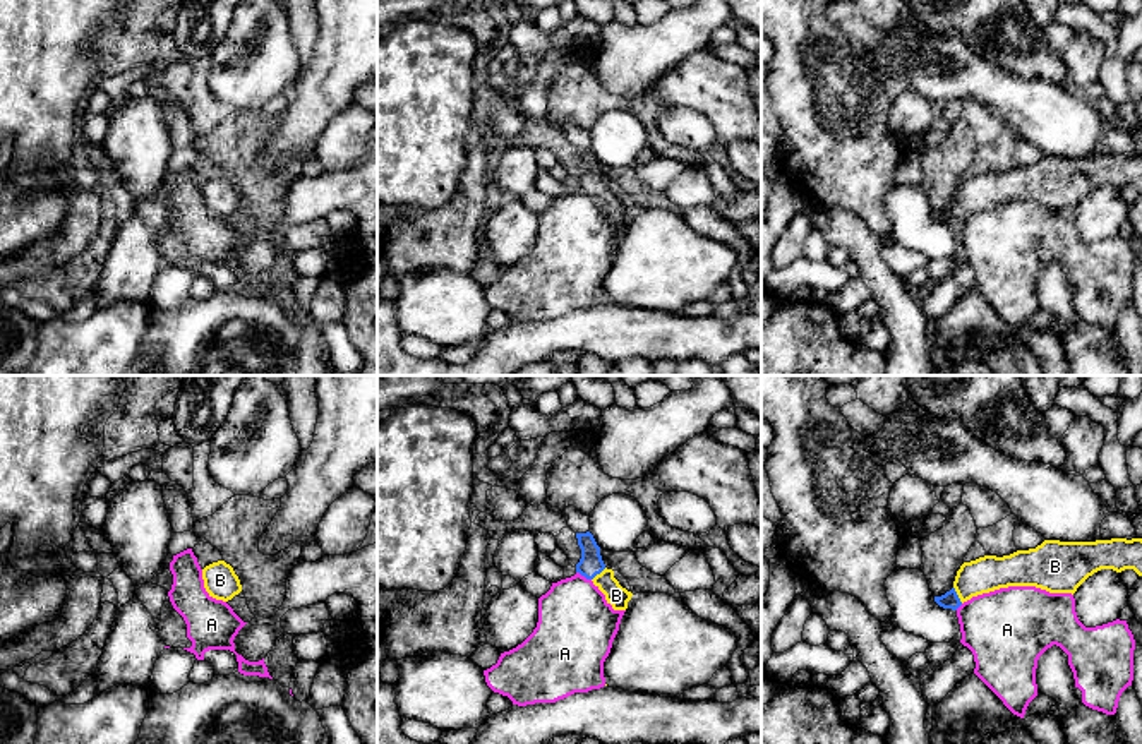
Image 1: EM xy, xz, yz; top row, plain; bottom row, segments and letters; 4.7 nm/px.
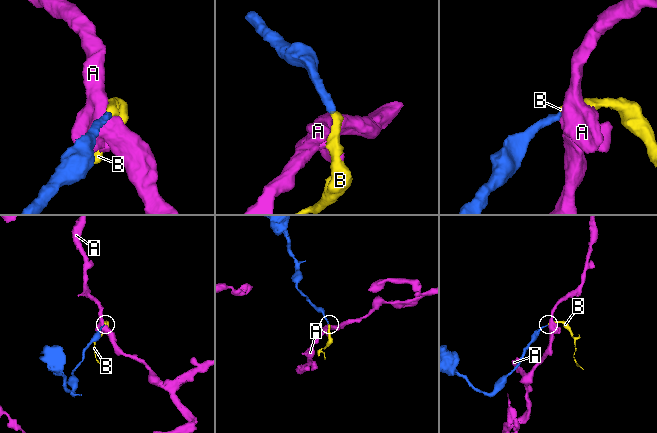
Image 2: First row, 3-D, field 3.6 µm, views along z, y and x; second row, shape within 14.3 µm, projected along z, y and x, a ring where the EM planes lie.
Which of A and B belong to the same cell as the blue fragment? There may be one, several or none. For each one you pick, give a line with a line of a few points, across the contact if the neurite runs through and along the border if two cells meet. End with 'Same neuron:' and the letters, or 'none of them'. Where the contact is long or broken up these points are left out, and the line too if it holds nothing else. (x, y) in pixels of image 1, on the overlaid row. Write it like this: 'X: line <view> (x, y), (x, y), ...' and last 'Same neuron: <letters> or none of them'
B: line yz (950, 599), (957, 595), (974, 578), (988, 573)
Same neuron: B

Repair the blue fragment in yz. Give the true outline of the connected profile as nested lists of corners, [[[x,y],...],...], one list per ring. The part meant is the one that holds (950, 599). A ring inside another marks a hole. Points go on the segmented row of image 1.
[[[1111,538],[1096,542],[1044,540],[1036,549],[1010,555],[984,555],[964,562],[953,588],[935,602],[957,610],[972,597],[1008,586],[1036,586],[1049,593],[1075,593],[1094,573],[1133,569],[1142,576],[1142,538]]]

